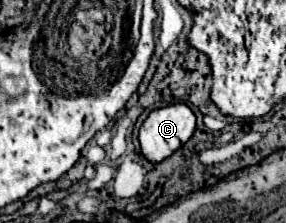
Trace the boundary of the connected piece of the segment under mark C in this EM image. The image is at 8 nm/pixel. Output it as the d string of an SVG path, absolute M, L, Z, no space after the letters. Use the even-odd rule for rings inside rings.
M184 103L154 109L140 127L142 155L150 163L160 163L178 151L194 133L196 117Z

